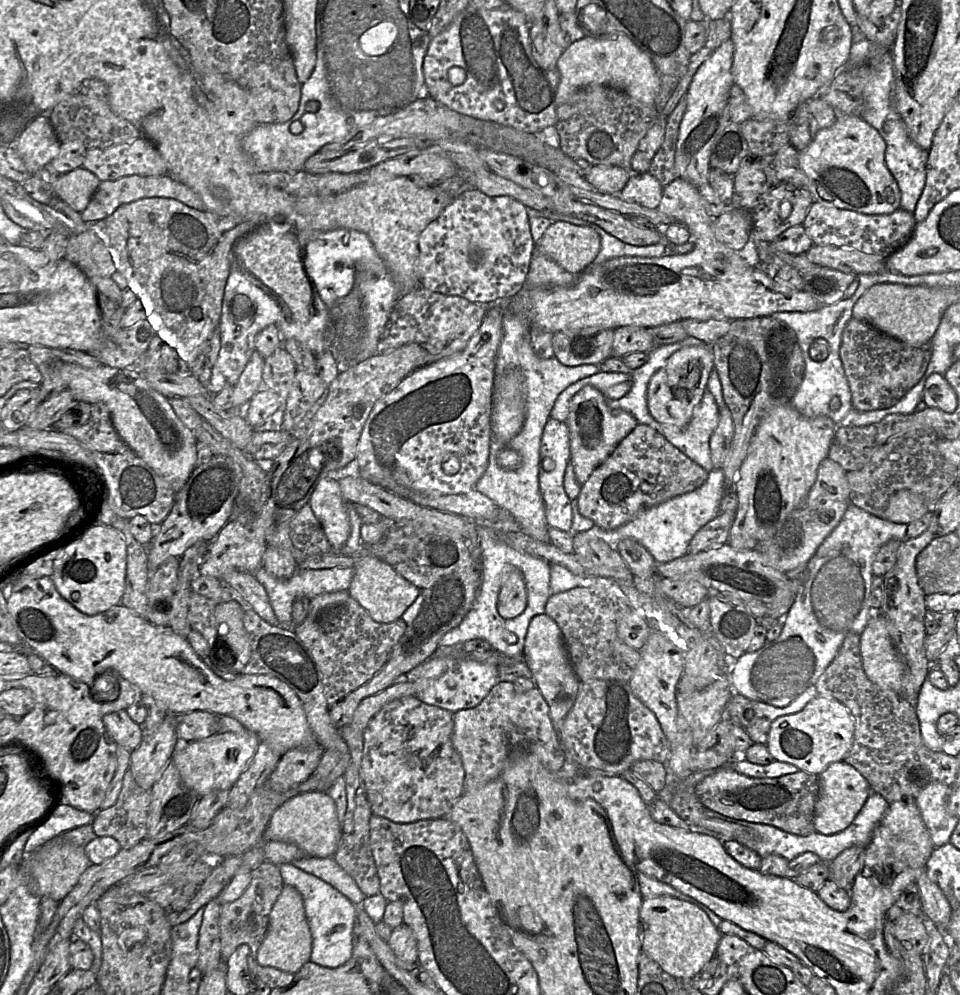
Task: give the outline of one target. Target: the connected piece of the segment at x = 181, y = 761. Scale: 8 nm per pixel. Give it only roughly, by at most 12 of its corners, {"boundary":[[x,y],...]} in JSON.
{"boundary":[[255,733],[178,742],[172,757],[201,796],[231,790],[252,761]]}

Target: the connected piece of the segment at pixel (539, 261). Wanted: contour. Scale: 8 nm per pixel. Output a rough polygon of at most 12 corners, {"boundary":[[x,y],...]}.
{"boundary":[[534,250],[528,284],[569,287],[578,275],[560,269]]}

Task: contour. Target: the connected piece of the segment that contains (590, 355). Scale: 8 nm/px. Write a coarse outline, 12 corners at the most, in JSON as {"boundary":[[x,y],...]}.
{"boundary":[[615,329],[554,334],[562,365],[600,365],[612,357]]}

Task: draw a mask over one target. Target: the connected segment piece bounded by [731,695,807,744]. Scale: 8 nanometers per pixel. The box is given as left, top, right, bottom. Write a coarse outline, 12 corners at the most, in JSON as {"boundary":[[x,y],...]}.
{"boundary":[[737,695],[731,719],[766,744],[772,722],[801,711],[801,695],[786,708]]}

